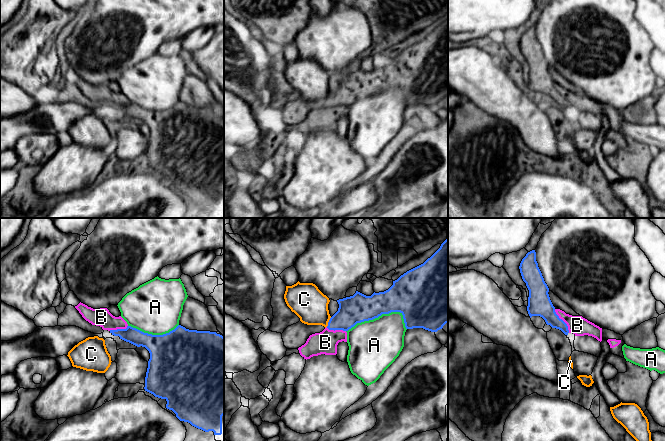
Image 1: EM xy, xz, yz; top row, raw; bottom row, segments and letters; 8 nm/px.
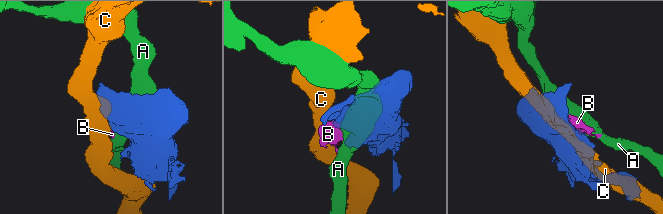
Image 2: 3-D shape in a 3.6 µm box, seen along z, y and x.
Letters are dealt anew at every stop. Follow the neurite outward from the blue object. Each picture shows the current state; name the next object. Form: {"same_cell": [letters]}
{"same_cell": ["B"]}

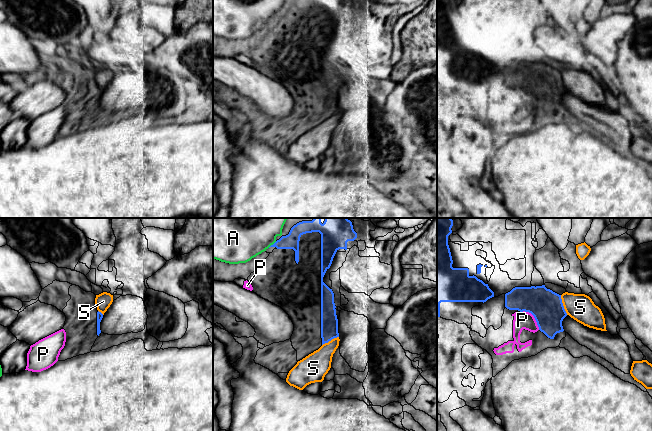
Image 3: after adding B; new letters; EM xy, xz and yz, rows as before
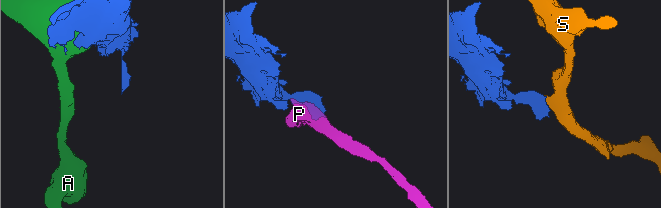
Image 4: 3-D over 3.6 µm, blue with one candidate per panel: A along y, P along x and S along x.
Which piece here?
{"same_cell": []}

